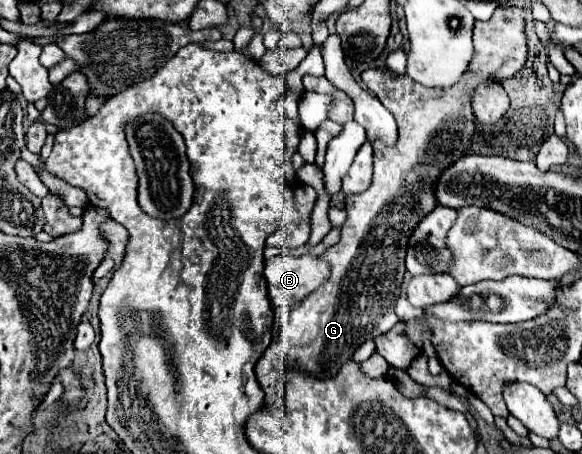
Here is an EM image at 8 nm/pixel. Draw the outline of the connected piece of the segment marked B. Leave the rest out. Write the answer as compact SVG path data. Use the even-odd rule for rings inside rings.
M277 255L265 263L269 299L275 307L297 305L329 277L329 263L315 255Z

